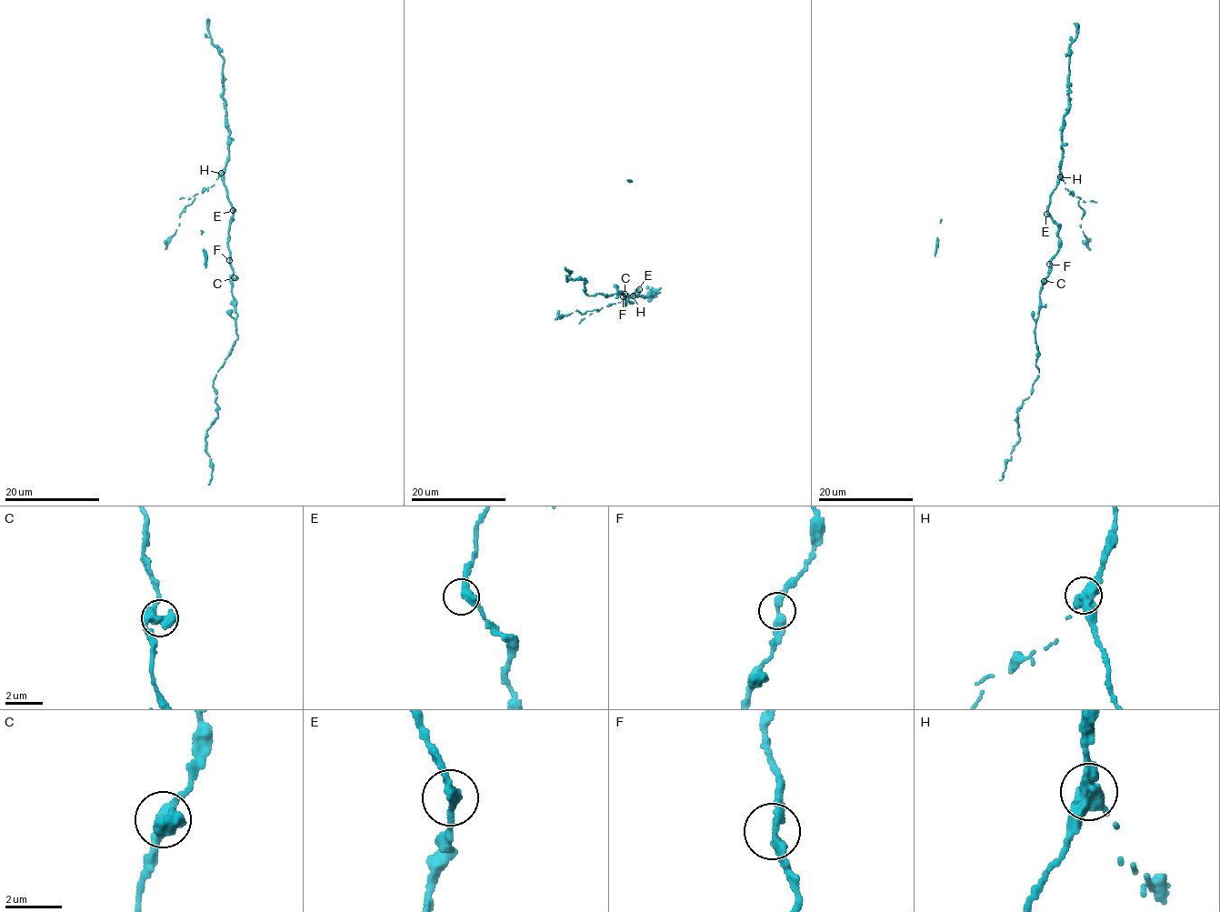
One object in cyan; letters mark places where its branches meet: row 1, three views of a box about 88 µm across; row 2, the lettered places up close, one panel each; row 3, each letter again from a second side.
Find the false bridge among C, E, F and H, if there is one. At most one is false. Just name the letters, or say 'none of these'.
H

